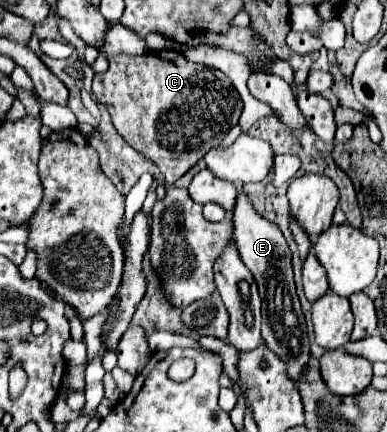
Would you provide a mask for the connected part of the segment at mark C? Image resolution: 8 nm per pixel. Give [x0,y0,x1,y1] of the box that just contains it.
[93,50,243,186]

